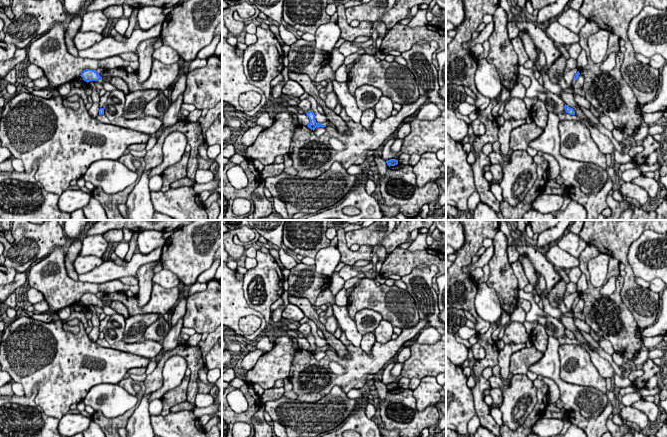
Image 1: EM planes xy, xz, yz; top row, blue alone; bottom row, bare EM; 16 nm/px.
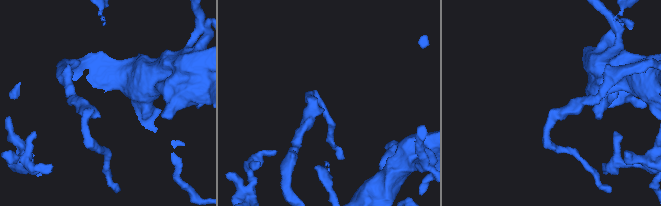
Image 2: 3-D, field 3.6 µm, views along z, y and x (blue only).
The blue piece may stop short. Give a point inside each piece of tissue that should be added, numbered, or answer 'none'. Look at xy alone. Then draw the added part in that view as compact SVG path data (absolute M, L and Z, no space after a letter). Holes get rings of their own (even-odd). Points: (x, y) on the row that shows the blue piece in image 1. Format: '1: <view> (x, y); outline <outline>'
1: xy (107, 86); outline M102 78L101 80L98 80L99 83L101 83L103 85L103 88L106 90L106 91L113 91L115 90L116 88L109 82L108 79L104 79Z

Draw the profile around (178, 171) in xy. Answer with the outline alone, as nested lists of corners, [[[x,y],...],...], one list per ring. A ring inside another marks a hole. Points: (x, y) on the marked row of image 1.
[[[185,151],[185,153],[182,156],[182,159],[178,163],[165,168],[162,174],[162,192],[168,191],[171,188],[171,184],[173,182],[183,179],[187,176],[187,166],[189,157],[190,152]]]

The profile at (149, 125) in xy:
[[[98,115],[96,119],[105,124],[119,126],[149,135],[156,133],[162,126],[162,120],[156,117],[143,115],[136,119],[118,117],[114,120],[109,120],[105,115]]]

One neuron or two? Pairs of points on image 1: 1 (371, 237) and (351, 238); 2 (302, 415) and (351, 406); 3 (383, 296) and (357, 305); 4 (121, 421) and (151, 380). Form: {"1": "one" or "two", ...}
{"1": "one", "2": "one", "3": "one", "4": "two"}

